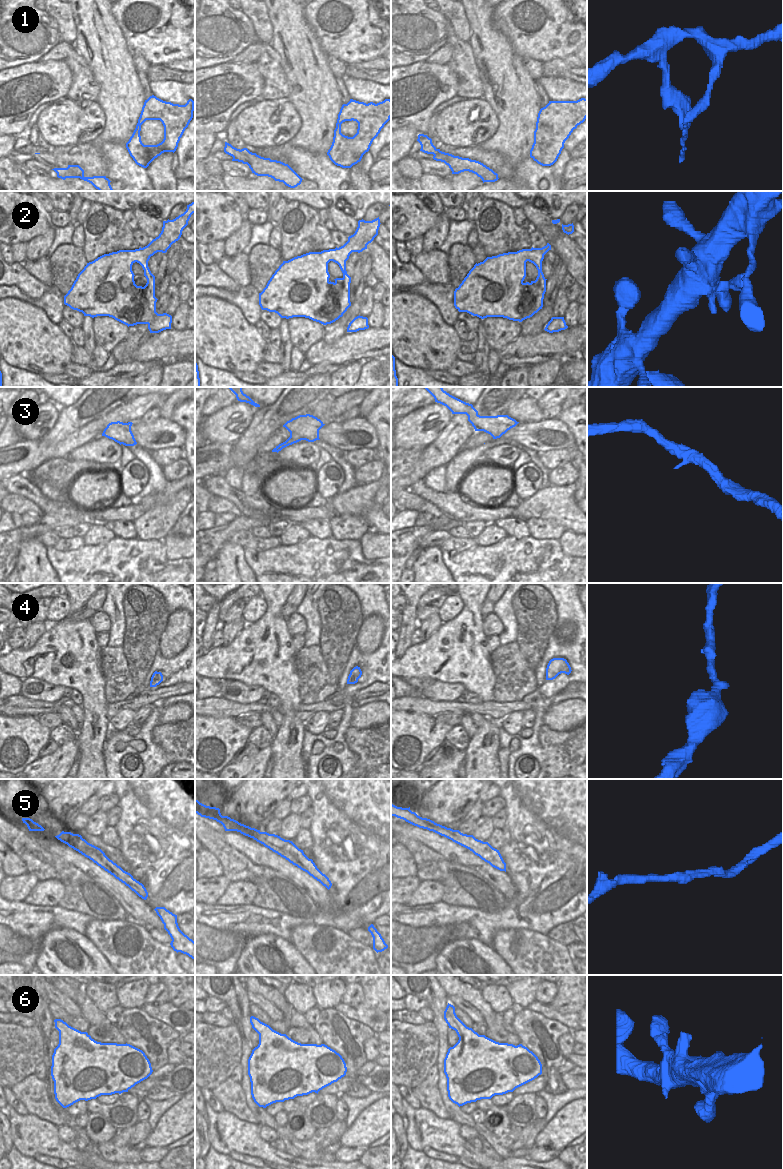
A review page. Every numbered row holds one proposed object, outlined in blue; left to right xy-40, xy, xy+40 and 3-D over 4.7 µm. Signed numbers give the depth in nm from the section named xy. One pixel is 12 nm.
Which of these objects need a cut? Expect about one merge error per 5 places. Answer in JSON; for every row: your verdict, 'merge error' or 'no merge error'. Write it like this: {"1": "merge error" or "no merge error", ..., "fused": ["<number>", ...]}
{"1": "merge error", "2": "no merge error", "3": "merge error", "4": "no merge error", "5": "no merge error", "6": "no merge error", "fused": ["1", "3"]}

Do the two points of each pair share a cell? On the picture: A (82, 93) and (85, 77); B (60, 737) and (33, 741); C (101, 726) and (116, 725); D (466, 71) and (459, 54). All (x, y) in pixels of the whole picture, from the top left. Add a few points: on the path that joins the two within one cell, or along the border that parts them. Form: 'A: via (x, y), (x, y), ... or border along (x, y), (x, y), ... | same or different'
A: via (82, 89), (84, 81) | same
B: border along (51, 730), (49, 737) | different
C: border along (109, 719), (111, 729) | different
D: via (465, 67), (462, 63), (462, 58) | same

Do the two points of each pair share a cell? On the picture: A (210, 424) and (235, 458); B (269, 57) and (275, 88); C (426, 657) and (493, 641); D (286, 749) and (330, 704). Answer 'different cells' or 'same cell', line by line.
A: different cells
B: same cell
C: different cells
D: different cells

